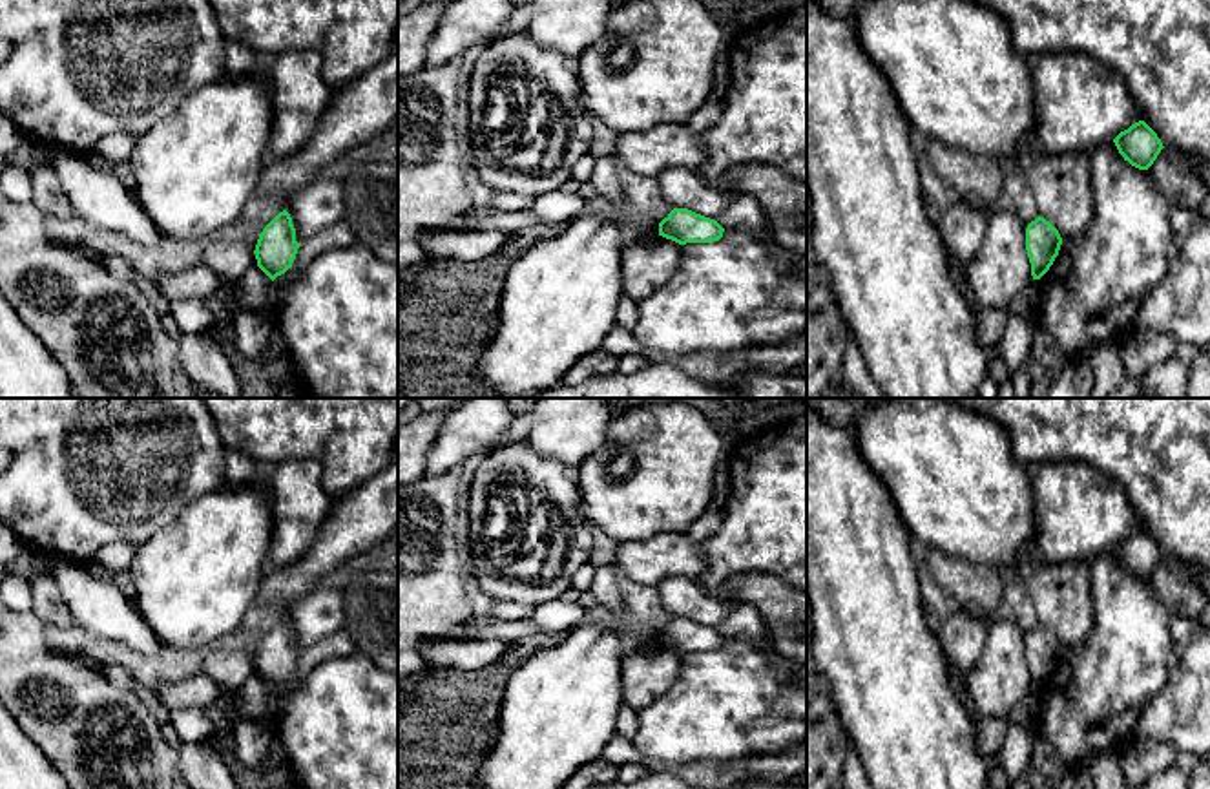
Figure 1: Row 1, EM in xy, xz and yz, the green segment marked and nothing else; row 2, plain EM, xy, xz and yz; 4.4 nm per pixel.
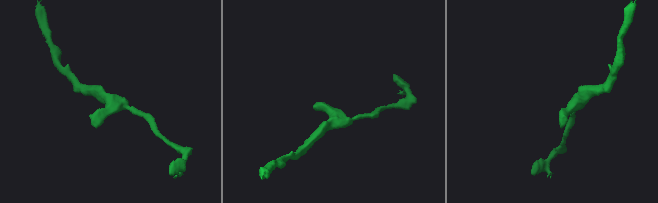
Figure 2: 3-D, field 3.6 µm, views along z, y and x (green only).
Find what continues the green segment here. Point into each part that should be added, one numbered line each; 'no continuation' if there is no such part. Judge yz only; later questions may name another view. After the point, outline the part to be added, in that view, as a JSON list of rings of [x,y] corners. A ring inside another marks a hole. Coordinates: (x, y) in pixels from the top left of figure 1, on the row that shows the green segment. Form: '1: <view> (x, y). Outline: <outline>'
no continuation

